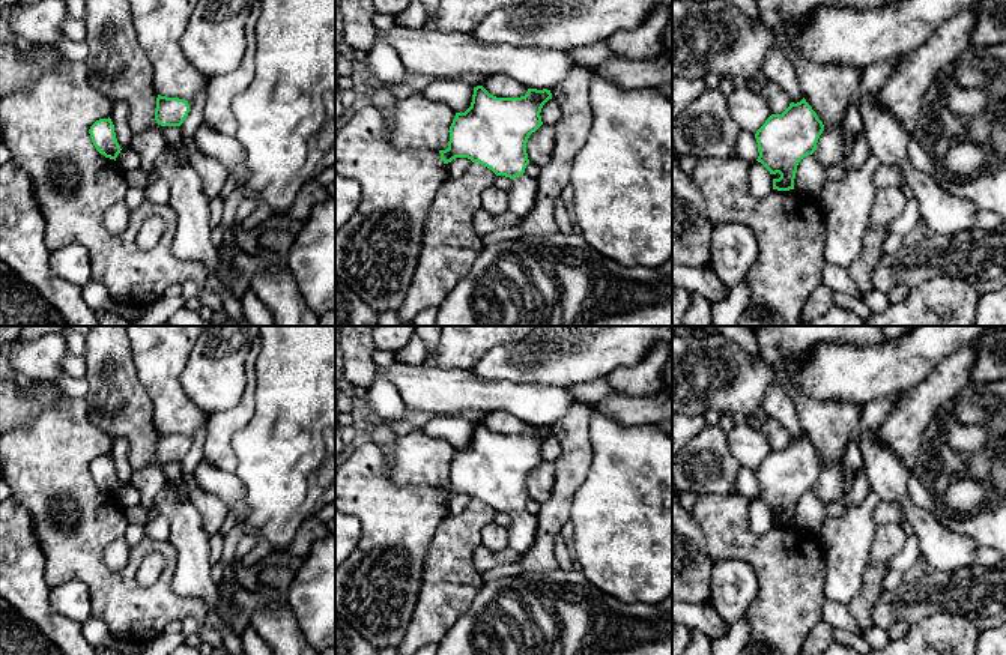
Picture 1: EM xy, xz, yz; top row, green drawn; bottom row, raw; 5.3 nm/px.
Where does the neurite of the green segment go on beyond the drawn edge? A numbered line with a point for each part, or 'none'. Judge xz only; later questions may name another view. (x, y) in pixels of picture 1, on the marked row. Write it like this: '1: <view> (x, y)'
1: xz (522, 194)

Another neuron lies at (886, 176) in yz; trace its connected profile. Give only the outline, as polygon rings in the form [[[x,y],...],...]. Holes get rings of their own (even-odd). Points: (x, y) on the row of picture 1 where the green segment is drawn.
[[[878,162],[878,167],[874,173],[874,183],[878,189],[899,188],[908,192],[902,173],[899,171],[898,167],[890,165],[890,164]]]

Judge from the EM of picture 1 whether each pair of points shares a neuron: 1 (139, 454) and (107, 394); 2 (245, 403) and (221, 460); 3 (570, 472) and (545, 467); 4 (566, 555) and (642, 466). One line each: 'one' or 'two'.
1: one
2: one
3: two
4: two

